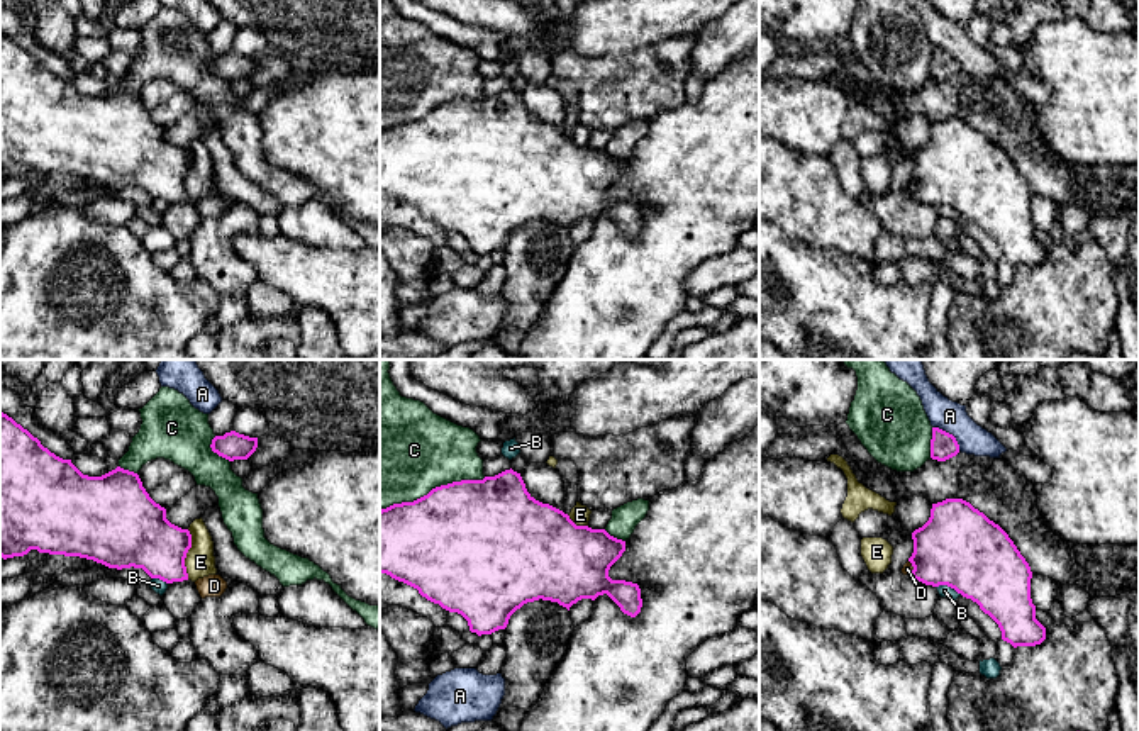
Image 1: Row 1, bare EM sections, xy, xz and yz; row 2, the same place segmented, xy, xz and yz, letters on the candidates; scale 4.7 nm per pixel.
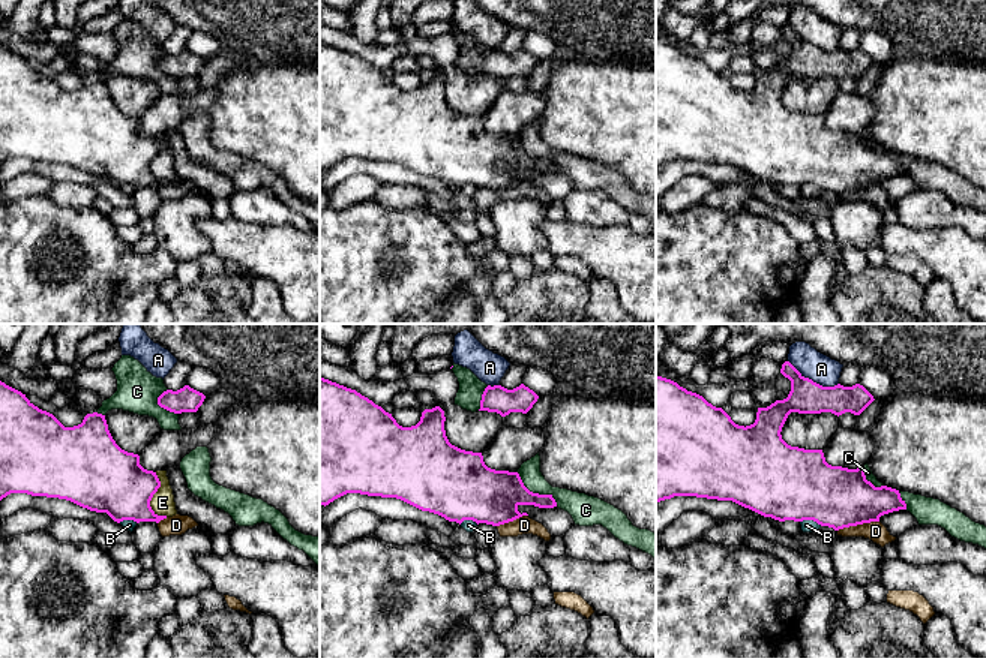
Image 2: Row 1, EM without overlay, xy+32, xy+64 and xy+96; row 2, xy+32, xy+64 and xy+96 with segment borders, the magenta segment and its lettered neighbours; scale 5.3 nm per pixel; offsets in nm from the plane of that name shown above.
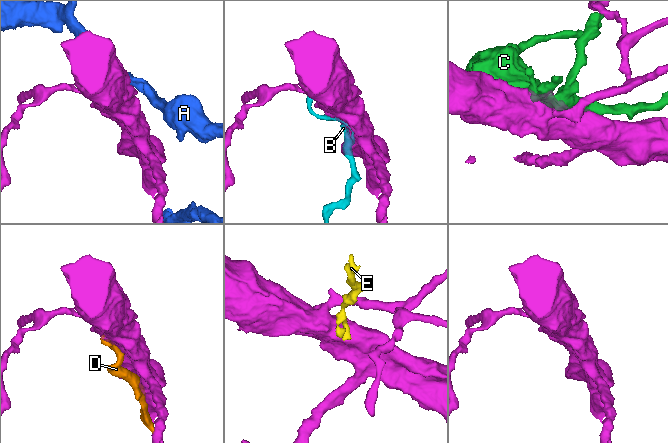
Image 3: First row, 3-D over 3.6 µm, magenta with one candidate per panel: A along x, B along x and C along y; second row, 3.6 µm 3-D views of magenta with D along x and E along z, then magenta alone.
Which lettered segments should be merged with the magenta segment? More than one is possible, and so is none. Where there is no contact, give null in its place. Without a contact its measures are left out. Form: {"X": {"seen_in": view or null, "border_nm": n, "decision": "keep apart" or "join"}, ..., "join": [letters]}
{"A": {"seen_in": "yz", "border_nm": 180, "decision": "keep apart"}, "B": {"seen_in": "yz", "border_nm": 130, "decision": "keep apart"}, "C": {"seen_in": "xz", "border_nm": 550, "decision": "keep apart"}, "D": {"seen_in": "yz", "border_nm": 80, "decision": "keep apart"}, "E": {"seen_in": "xy", "border_nm": 240, "decision": "keep apart"}, "join": []}

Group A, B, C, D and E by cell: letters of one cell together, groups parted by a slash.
A / B / C / D E

